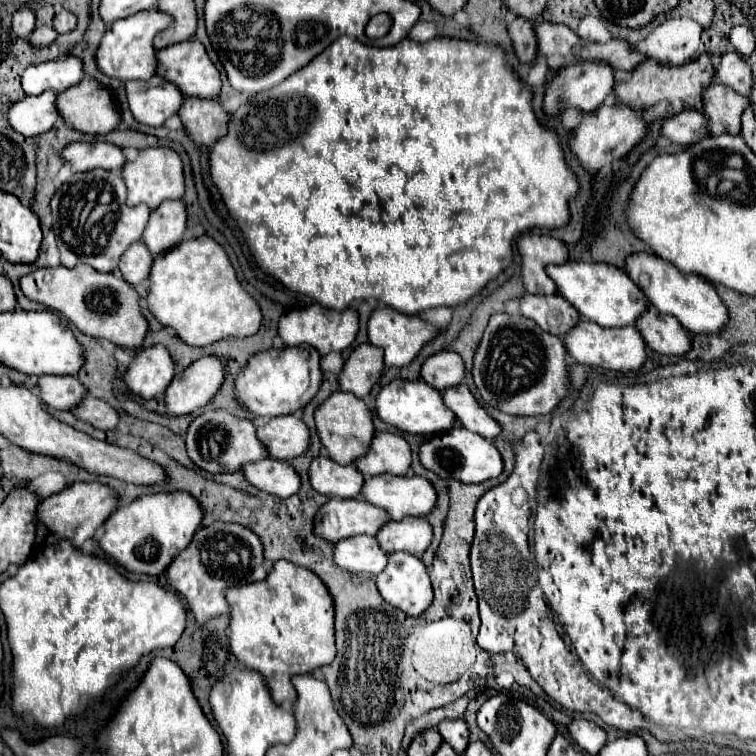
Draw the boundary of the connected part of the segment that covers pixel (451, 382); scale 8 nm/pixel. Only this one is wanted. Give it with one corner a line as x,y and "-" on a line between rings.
439,352
429,356
421,366
421,378
433,386
435,390
443,392
449,386
457,386
465,376
463,360
455,352

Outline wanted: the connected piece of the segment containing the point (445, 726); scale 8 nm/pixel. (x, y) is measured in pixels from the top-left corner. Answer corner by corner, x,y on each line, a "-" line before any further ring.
443,720
437,724
437,732
449,746
453,746
453,750
457,750
457,754
465,752
465,746
469,744
465,720

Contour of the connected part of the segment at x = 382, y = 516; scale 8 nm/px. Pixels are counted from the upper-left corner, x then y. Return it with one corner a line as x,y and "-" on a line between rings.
331,498
317,510
315,534
327,542
337,542
357,534
377,534
387,522
385,510
361,500

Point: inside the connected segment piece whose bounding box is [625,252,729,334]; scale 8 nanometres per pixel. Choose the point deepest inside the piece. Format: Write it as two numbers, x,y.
693,301

